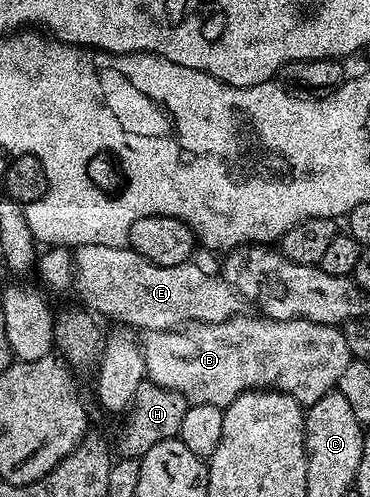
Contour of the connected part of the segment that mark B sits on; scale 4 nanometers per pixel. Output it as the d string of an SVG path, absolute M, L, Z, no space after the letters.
M239 314L219 324L191 324L169 332L146 332L141 345L148 379L156 386L176 390L190 404L211 404L223 410L240 394L255 390L283 392L297 404L309 406L337 389L340 374L352 359L341 327L253 315Z

